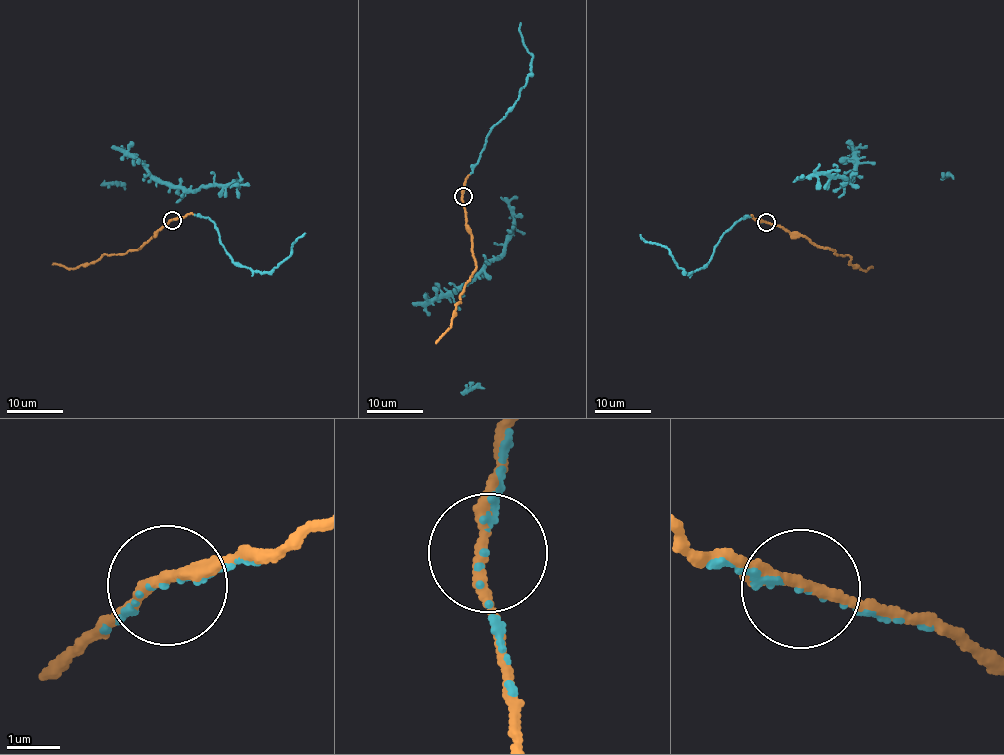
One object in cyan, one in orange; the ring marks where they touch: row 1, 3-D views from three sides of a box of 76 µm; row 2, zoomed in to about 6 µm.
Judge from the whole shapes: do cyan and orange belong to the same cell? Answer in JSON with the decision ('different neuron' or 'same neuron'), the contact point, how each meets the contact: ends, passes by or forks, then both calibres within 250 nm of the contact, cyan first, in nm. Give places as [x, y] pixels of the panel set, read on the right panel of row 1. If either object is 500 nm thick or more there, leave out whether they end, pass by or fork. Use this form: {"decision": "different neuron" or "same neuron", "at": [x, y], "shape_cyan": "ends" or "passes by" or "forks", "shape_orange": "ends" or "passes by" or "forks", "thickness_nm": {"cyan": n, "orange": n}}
{"decision": "same neuron", "at": [766, 222], "shape_cyan": "ends", "shape_orange": "passes by", "thickness_nm": {"cyan": 90, "orange": 220}}

